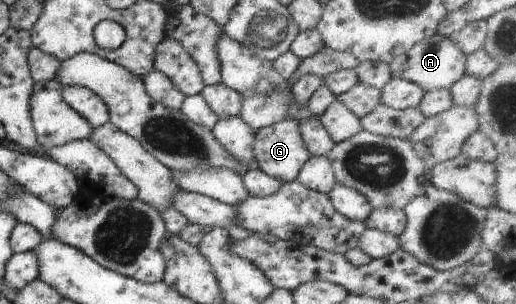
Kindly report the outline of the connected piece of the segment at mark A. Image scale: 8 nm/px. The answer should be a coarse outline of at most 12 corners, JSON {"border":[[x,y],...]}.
{"border":[[434,34],[387,66],[391,78],[424,92],[465,75],[467,56]]}

